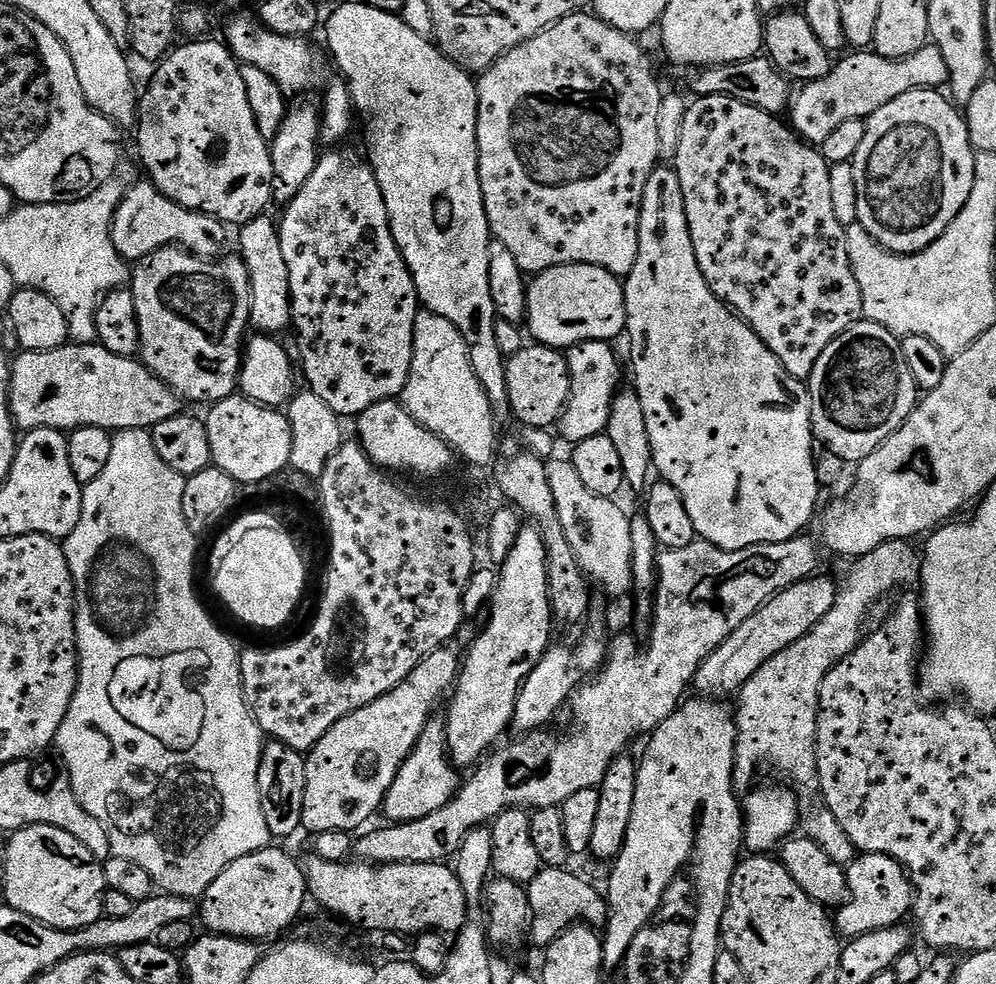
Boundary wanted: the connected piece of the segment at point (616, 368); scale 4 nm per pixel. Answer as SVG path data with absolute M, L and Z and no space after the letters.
M591 340L567 349L566 355L570 378L572 379L572 389L568 395L564 413L560 415L558 429L560 428L561 434L569 440L569 445L575 446L586 438L599 436L608 427L612 403L616 398L616 393L622 388L622 383L620 384L620 360L616 357L616 352L612 347L613 345L607 340Z

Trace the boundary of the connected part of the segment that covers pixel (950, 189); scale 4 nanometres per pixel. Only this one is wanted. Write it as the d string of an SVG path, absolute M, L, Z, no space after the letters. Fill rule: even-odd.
M919 88L902 94L902 98L894 98L894 102L886 102L882 110L868 117L866 126L866 138L862 141L862 147L858 154L854 154L851 166L854 170L854 186L858 186L858 223L884 248L891 252L907 254L910 252L923 252L926 246L930 246L958 218L958 210L966 206L966 198L970 198L970 186L974 186L974 162L977 151L972 147L970 134L968 133L968 121L962 115L961 109L943 91L931 88Z

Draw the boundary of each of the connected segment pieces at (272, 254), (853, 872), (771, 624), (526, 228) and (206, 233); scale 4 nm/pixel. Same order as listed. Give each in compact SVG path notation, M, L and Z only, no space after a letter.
M271 215L255 216L250 222L239 225L240 249L238 254L248 267L252 287L251 327L260 334L280 334L292 328L292 295L290 294L290 270L286 270L286 258L282 254L280 230Z
M865 852L857 855L853 864L847 865L848 900L835 913L834 923L844 938L870 934L874 930L886 930L905 923L914 908L912 881L893 856L884 852Z
M813 575L789 588L783 588L777 596L771 596L758 611L750 614L750 618L746 618L746 622L742 622L742 626L738 626L738 630L734 630L734 634L722 642L722 646L718 646L700 663L694 681L695 691L700 691L697 693L704 698L735 697L767 660L782 654L782 650L794 646L794 642L808 635L819 620L830 614L835 602L837 581L820 575Z
M588 10L573 12L545 32L514 46L505 56L500 56L479 77L478 94L478 174L482 182L482 202L486 206L488 231L502 242L525 274L539 274L547 268L563 264L589 264L605 268L610 274L627 278L634 270L638 258L638 226L644 187L652 171L661 163L659 154L659 115L665 93L656 81L652 60L647 51L629 33L612 28L605 20Z
M151 182L136 184L129 187L126 200L130 205L144 204L144 220L123 220L117 218L112 221L112 238L116 241L116 253L128 262L139 262L146 256L160 248L179 246L194 256L216 258L225 251L224 243L228 240L229 229L212 216L204 212L192 212L175 204L170 198L163 196Z

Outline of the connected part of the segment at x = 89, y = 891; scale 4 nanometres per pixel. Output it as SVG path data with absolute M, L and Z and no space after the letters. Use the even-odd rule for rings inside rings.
M35 824L29 828L19 828L16 832L11 833L7 837L6 843L3 845L6 850L6 858L2 861L4 868L4 900L3 903L7 907L18 910L22 914L26 914L30 918L34 918L38 922L42 922L51 928L61 928L63 932L73 932L79 928L90 926L94 922L98 922L104 916L104 865L101 861L94 858L94 854L90 854L90 850L86 850L86 846L82 846L82 842L78 842L78 838L74 838L70 834L66 834L66 830L58 830L54 826L46 826L45 824Z

